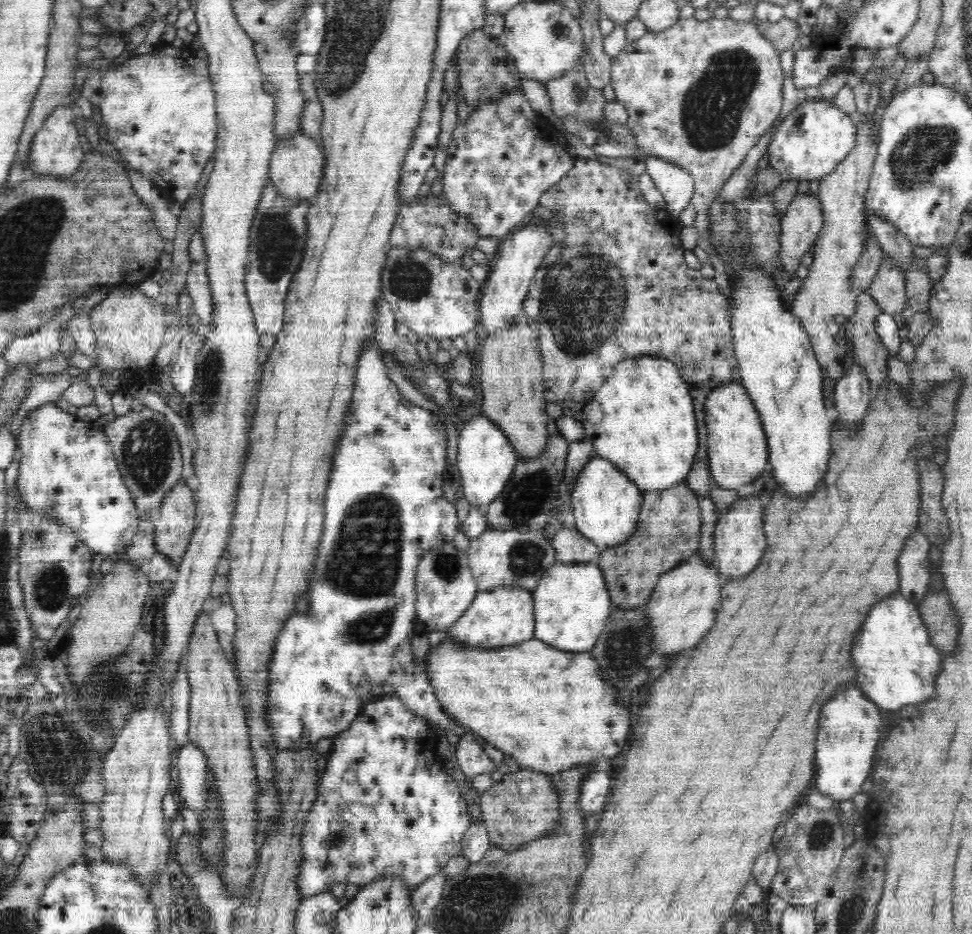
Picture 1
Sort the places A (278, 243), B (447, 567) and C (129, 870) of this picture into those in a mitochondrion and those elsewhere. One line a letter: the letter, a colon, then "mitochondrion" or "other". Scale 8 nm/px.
A: mitochondrion
B: mitochondrion
C: other

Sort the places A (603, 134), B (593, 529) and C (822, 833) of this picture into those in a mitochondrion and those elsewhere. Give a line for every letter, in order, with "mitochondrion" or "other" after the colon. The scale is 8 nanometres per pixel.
A: mitochondrion
B: other
C: mitochondrion

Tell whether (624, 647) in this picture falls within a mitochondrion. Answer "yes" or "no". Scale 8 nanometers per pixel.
yes

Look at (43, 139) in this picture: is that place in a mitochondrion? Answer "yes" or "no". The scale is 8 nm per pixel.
no

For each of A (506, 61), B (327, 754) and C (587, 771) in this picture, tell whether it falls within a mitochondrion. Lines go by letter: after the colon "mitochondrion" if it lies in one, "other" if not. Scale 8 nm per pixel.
A: other
B: other
C: other

